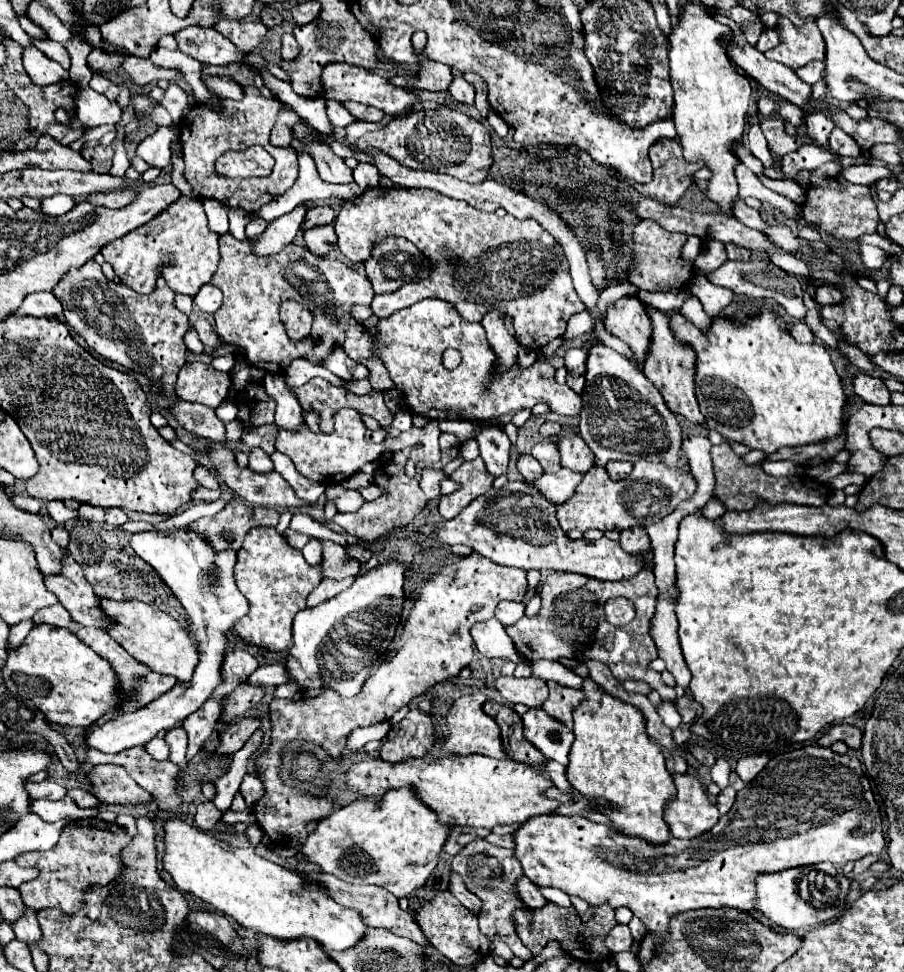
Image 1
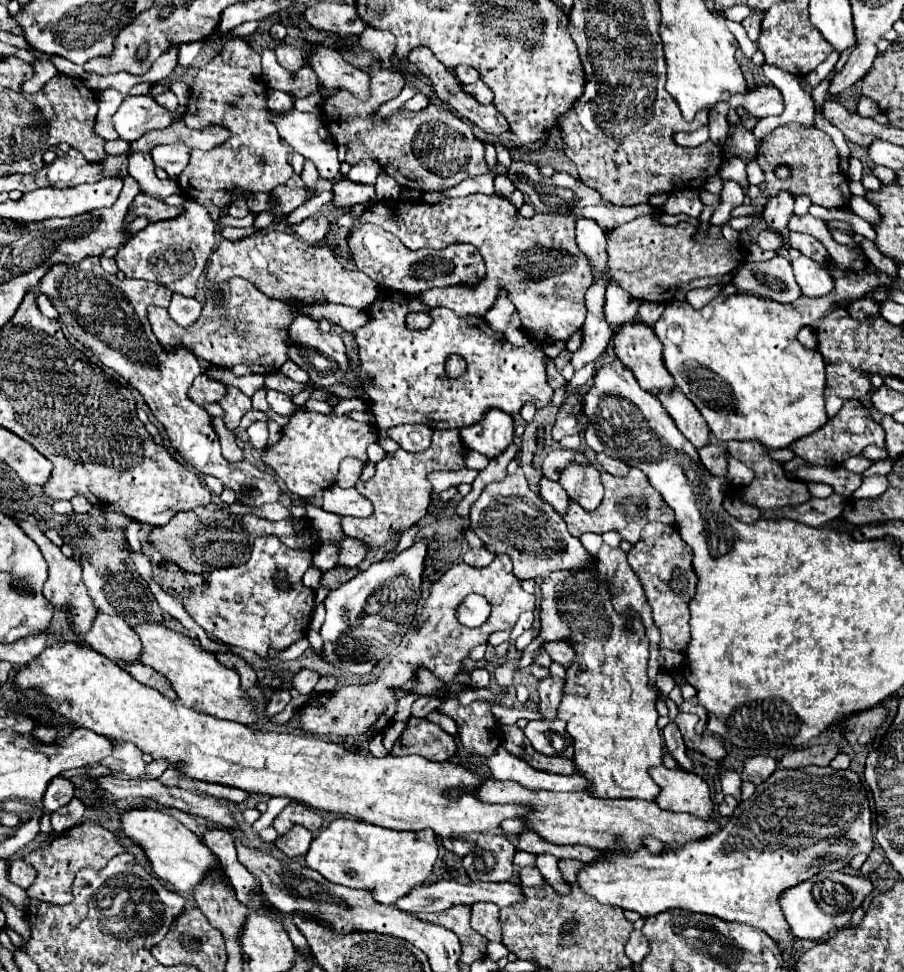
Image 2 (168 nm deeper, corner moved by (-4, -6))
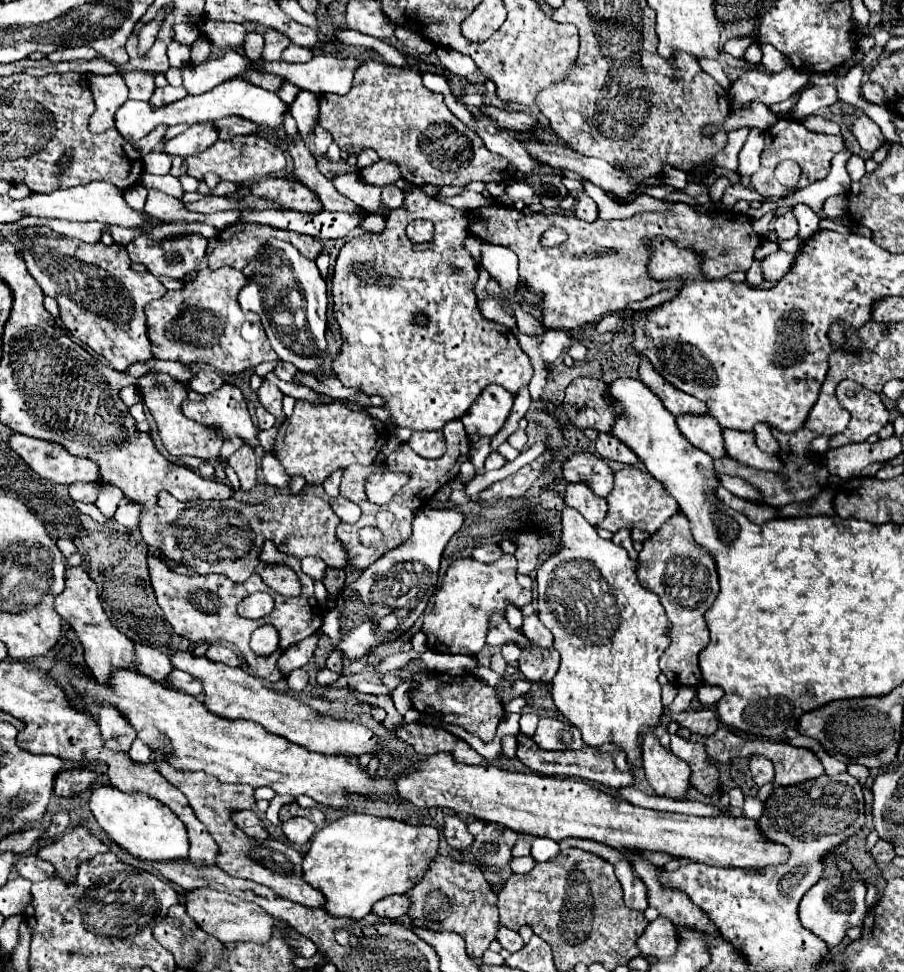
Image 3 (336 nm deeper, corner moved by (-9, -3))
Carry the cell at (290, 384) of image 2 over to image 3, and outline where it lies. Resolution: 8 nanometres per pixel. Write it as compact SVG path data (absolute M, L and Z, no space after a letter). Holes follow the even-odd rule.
M298 371L293 379L297 385L305 385L305 387L311 387L313 391L321 393L321 395L327 395L331 399L349 399L353 395L359 395L359 389L357 387L345 387L337 377L327 377L327 379L321 379L317 377L315 373L301 373Z

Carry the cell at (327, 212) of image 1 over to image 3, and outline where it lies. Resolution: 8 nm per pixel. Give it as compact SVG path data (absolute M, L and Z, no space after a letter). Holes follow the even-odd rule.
M379 159L377 163L361 169L361 177L371 185L387 185L399 179L399 167L395 167L391 161Z

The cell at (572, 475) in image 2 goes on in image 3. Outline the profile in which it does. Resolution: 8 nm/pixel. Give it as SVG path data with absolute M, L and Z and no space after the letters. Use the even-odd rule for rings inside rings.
M569 483L565 493L565 505L579 511L591 525L603 521L607 513L607 501L591 493L583 483Z

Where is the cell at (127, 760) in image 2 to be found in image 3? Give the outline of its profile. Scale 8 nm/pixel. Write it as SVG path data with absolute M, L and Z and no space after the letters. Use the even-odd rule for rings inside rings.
M109 703L101 705L99 711L99 727L103 735L103 743L113 751L129 751L131 739L135 739L135 729L123 713L117 707L111 707Z

